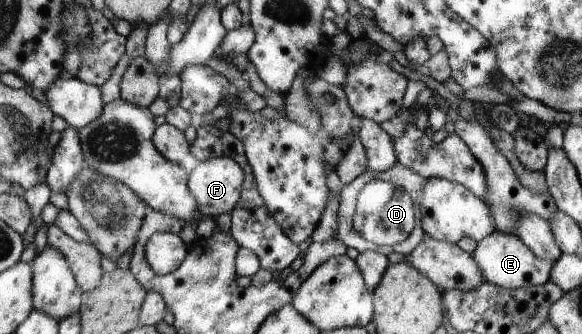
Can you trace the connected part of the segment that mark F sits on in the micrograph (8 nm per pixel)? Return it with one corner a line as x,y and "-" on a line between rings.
226,156
210,157
201,161
190,174
188,174
187,186
190,194
194,196
196,208
201,217
218,218
222,214
232,212
240,200
240,194
244,183
244,172
232,158

